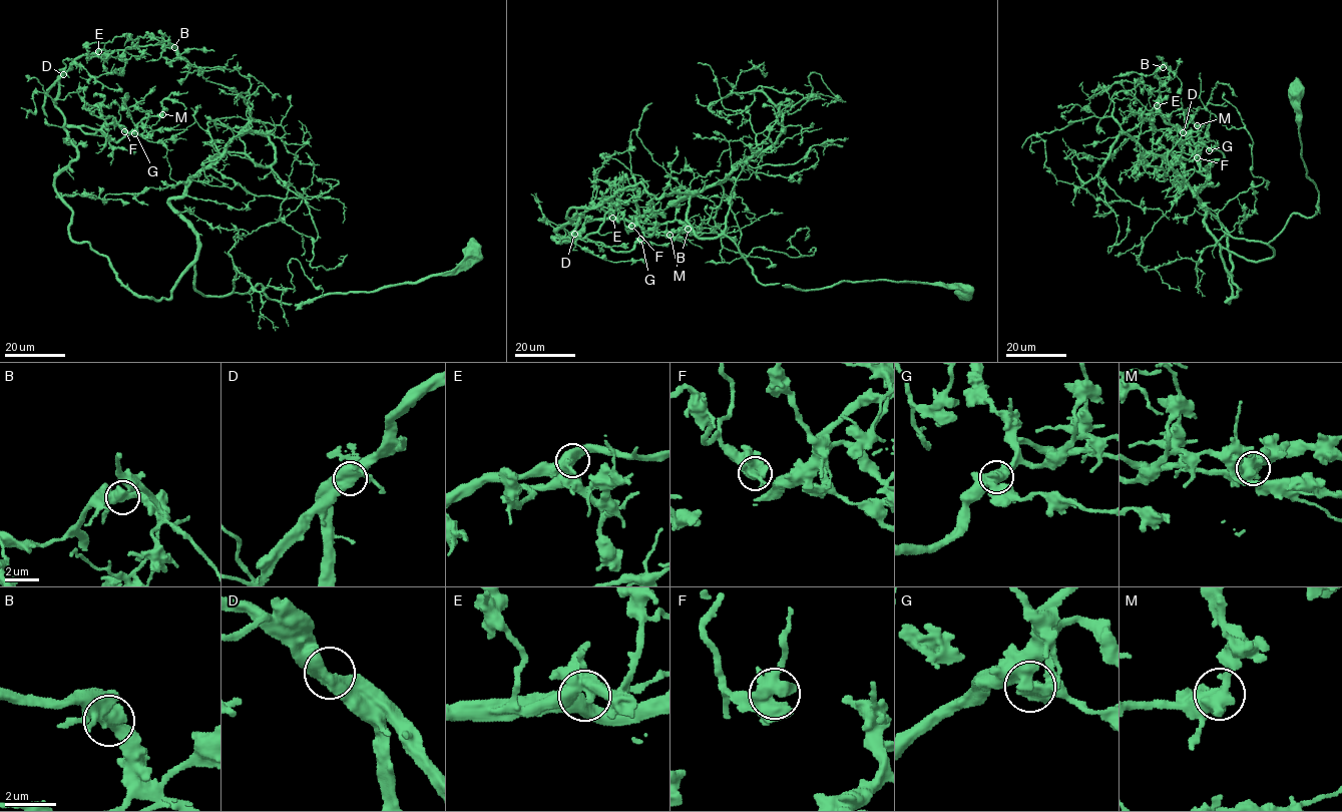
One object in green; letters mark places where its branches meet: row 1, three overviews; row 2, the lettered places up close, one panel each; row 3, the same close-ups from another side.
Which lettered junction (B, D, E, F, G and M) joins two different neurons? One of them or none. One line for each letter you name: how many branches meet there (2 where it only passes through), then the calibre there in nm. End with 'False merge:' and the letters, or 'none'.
D: 2 branches meet; 650 nm thick
False merge: D

